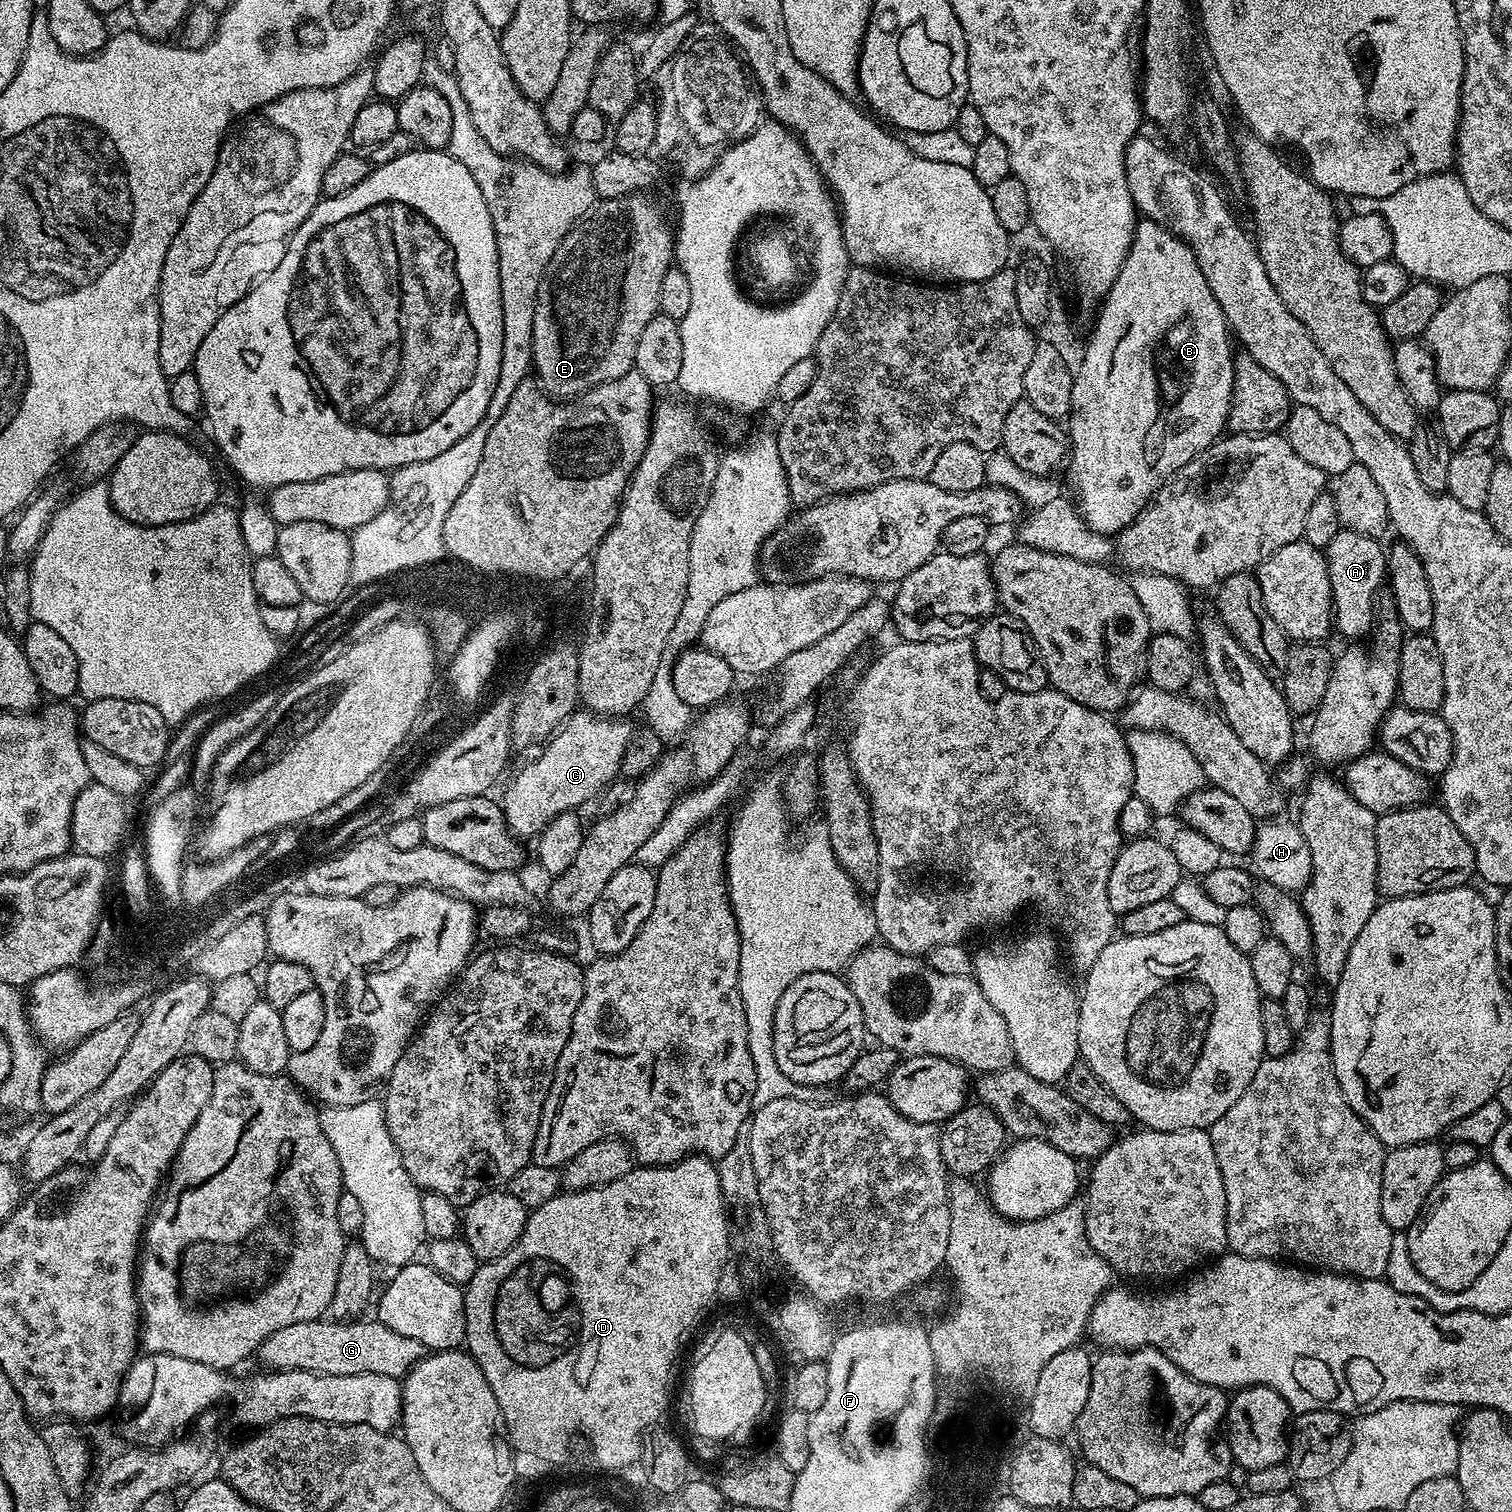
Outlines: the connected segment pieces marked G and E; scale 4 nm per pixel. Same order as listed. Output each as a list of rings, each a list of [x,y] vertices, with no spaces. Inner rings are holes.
[[[323,1319],[310,1322],[298,1322],[294,1326],[282,1326],[270,1338],[260,1343],[258,1357],[268,1370],[283,1370],[285,1372],[321,1372],[327,1376],[345,1376],[346,1374],[386,1374],[403,1378],[415,1364],[426,1354],[426,1349],[412,1334],[390,1324],[372,1322],[331,1322],[324,1324]]]
[[[633,194],[600,200],[587,217],[566,234],[550,266],[543,269],[544,277],[536,295],[532,363],[538,383],[549,397],[575,398],[633,371],[638,337],[646,322],[660,311],[662,278],[666,278],[674,264],[673,229],[668,229],[663,214],[648,198],[644,194]]]

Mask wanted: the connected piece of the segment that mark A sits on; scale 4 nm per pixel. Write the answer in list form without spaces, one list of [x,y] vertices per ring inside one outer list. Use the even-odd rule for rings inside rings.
[[[1342,530],[1326,550],[1332,591],[1332,619],[1337,633],[1367,637],[1373,631],[1374,617],[1377,615],[1376,591],[1380,583],[1383,585],[1386,580],[1386,548],[1380,543],[1377,537]]]

